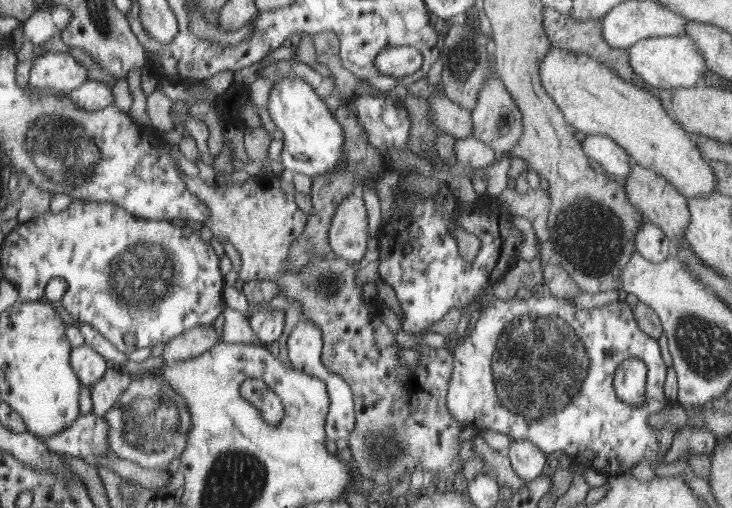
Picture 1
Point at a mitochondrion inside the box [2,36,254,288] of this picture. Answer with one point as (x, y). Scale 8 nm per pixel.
(61, 147)

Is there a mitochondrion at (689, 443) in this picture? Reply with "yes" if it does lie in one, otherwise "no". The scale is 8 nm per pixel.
no

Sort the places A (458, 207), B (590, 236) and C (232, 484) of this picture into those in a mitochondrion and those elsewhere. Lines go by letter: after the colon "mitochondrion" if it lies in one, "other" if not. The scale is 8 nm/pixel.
A: other
B: mitochondrion
C: mitochondrion

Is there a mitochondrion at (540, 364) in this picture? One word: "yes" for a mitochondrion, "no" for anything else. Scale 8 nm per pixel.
yes

